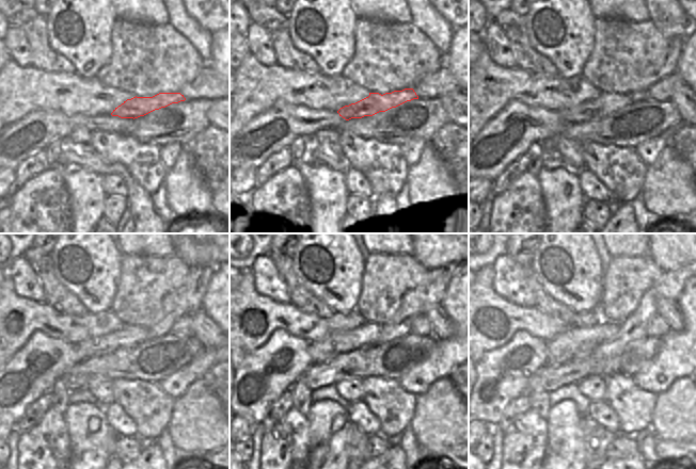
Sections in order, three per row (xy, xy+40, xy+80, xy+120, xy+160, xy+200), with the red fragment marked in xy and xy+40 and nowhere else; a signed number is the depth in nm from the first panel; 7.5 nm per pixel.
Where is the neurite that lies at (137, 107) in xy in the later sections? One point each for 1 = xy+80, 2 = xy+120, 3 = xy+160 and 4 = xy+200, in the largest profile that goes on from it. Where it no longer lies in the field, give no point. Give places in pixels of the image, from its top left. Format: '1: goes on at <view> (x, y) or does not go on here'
1: goes on at xy+80 (607, 102)
2: goes on at xy+120 (130, 335)
3: goes on at xy+160 (337, 343)
4: goes on at xy+200 (560, 349)

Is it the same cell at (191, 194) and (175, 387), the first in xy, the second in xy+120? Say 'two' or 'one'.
two

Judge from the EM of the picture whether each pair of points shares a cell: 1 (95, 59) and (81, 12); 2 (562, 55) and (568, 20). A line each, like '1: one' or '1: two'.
1: one
2: one

